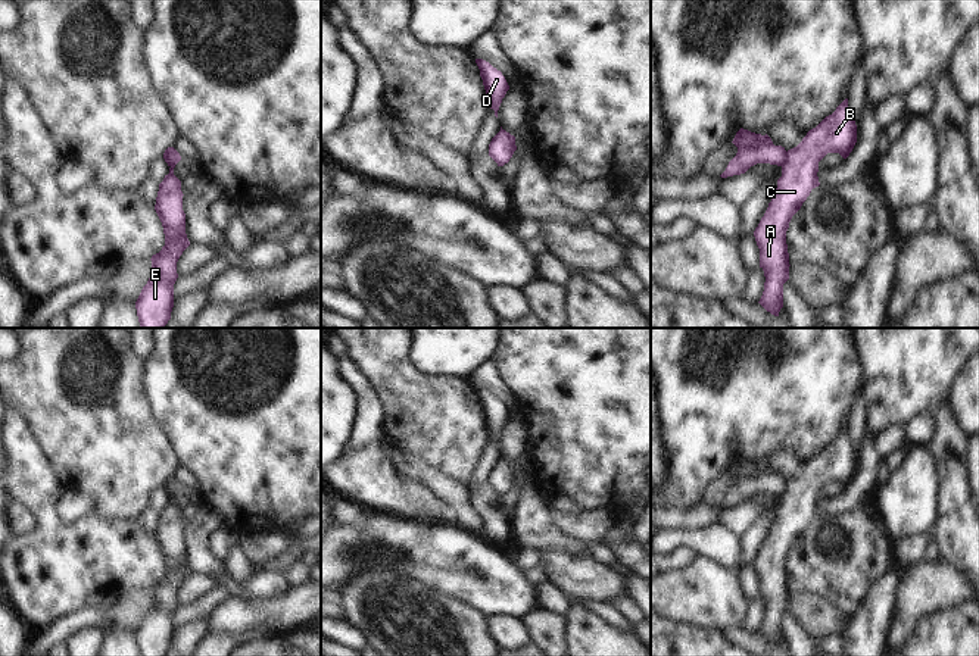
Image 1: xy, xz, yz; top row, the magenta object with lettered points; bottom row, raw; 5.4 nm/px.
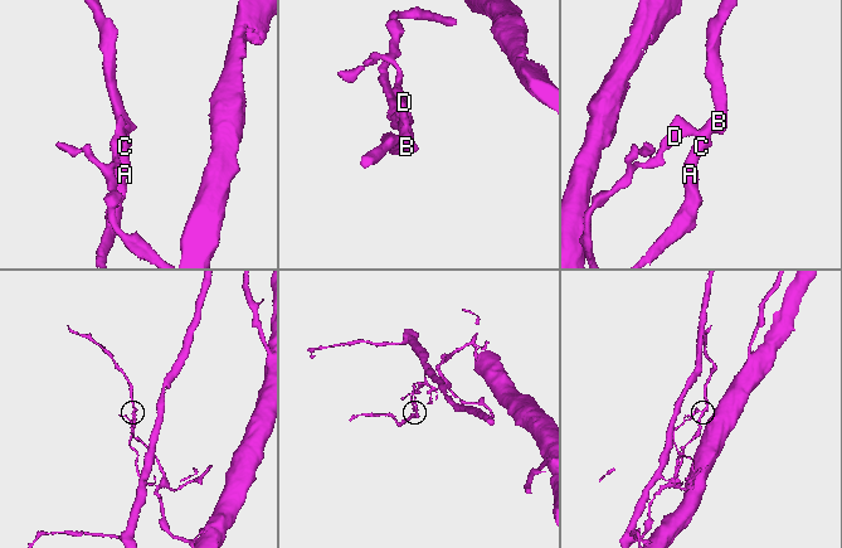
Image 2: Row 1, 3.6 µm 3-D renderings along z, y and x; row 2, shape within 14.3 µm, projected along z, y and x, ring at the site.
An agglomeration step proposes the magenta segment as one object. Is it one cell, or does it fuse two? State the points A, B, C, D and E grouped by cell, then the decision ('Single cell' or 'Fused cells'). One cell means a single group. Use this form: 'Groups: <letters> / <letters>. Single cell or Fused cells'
Groups: A B C E / D. Fused cells.

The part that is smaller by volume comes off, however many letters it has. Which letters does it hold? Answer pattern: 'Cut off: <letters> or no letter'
Cut off: D

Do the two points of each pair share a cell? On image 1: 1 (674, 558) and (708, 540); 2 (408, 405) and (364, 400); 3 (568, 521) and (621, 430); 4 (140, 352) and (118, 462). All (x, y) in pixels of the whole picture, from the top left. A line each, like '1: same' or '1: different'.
1: different
2: different
3: different
4: different

